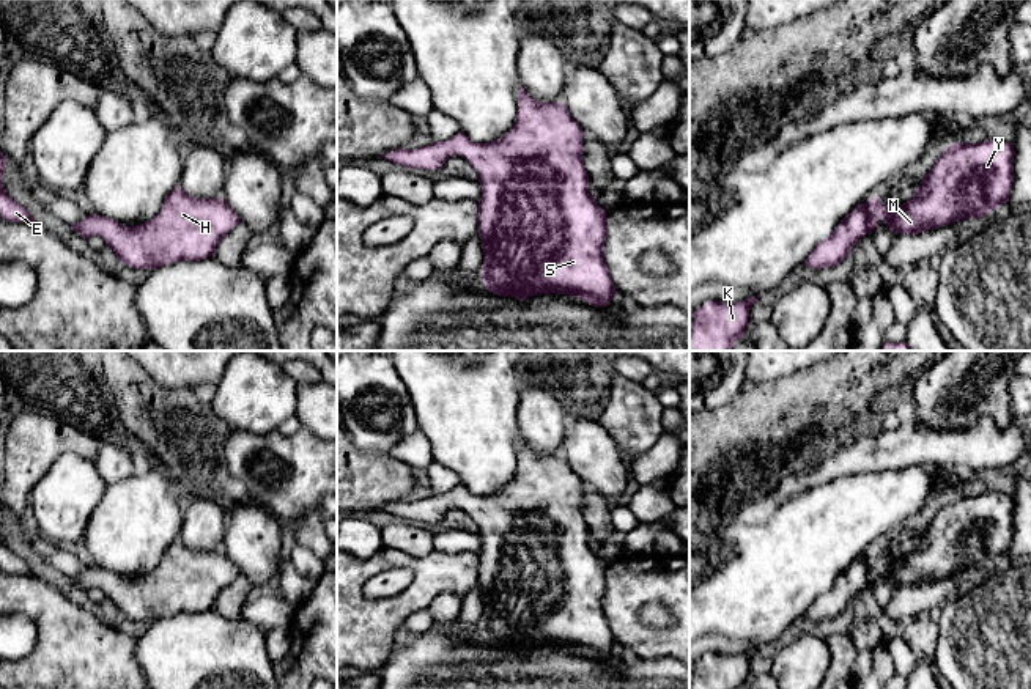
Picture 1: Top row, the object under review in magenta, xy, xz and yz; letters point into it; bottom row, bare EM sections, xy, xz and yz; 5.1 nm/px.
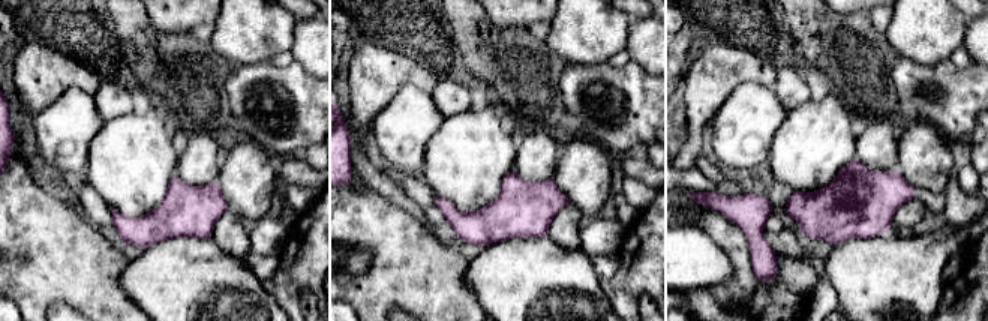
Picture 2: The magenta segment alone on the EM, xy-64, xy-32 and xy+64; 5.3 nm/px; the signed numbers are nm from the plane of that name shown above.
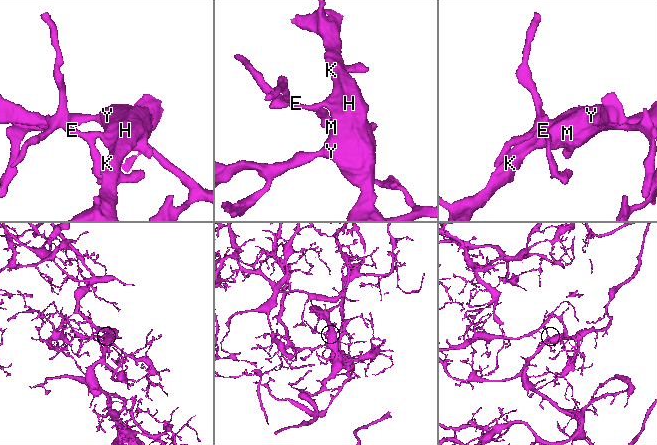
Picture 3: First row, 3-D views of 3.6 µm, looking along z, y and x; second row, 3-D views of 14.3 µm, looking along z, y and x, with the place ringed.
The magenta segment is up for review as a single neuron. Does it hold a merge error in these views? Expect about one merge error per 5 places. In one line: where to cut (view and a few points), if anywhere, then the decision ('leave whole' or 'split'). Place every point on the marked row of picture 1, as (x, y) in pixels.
cut none; leave whole

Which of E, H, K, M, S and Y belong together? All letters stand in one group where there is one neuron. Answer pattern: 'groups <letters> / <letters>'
groups E H K M S Y

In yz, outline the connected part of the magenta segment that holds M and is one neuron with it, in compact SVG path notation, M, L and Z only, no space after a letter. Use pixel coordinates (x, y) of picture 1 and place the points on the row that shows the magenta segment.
M985 138L946 146L922 176L911 200L891 209L878 195L858 204L820 241L803 263L812 269L837 266L881 219L896 234L918 234L965 219L976 220L1007 203L1014 182L1014 143Z

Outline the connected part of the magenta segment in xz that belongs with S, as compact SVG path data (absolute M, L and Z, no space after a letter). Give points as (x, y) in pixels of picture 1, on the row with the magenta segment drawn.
M518 83L515 123L501 138L474 143L458 132L447 142L417 149L395 149L382 157L406 168L438 170L450 156L464 157L482 186L477 231L482 239L480 280L496 296L524 300L537 294L570 294L593 307L606 307L615 293L603 255L606 212L589 193L579 124L559 102L540 102Z

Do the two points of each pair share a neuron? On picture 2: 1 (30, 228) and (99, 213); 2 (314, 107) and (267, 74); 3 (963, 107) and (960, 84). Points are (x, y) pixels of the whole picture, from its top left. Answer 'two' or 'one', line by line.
1: two
2: one
3: one

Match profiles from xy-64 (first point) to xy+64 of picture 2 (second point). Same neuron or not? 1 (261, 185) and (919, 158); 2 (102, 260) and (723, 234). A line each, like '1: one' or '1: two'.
1: one
2: one

